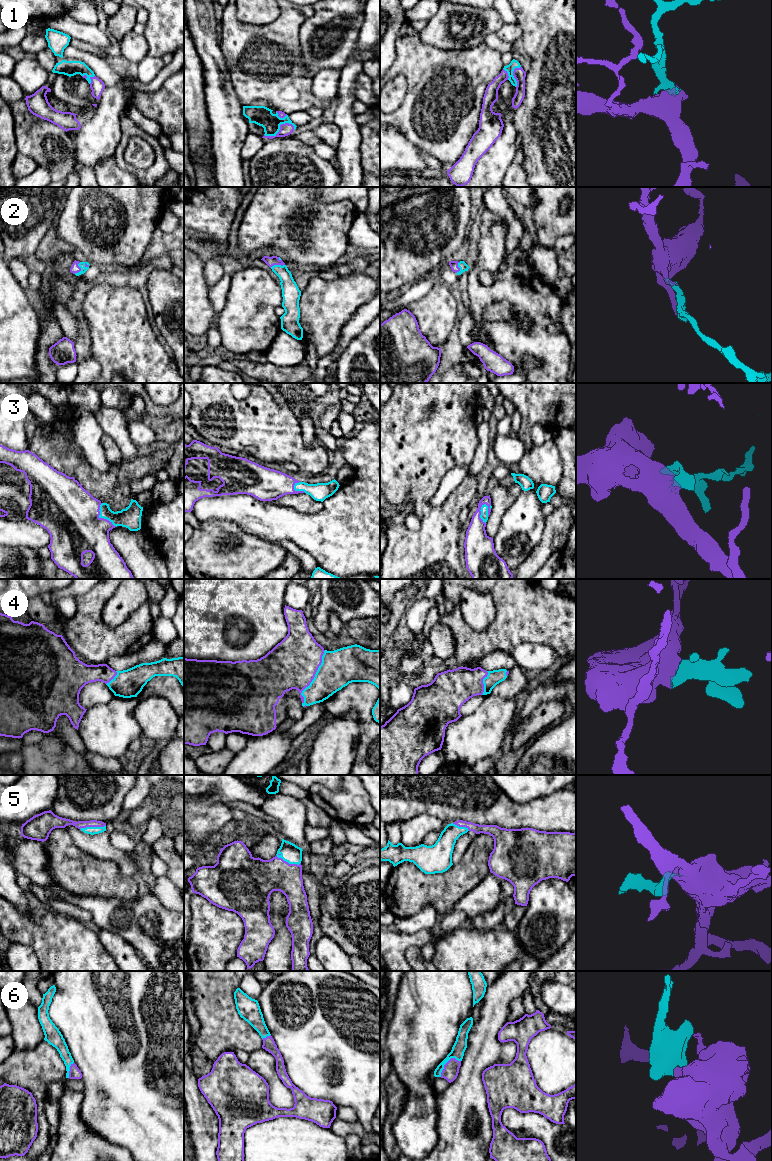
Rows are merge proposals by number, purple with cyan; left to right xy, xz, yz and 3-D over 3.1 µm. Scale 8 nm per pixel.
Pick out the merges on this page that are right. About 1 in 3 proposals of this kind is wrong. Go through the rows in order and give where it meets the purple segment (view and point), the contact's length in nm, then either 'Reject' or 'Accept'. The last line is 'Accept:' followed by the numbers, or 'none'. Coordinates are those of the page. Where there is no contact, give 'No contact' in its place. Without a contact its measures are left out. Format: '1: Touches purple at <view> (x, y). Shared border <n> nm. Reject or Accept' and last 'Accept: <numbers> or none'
1: Touches purple at xz (280, 128). Shared border 260 nm. Accept
2: Touches purple at xy (80, 269). Shared border 110 nm. Accept
3: Touches purple at yz (480, 513). Shared border 170 nm. Accept
4: Touches purple at xz (314, 676). Shared border 480 nm. Accept
5: Touches purple at xz (287, 862). Shared border 220 nm. Accept
6: Touches purple at yz (446, 1063). Shared border 220 nm. Accept
Accept: 1, 2, 3, 4, 5, 6

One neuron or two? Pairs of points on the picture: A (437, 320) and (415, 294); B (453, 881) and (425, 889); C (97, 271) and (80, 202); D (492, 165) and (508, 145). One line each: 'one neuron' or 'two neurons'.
A: two neurons
B: one neuron
C: two neurons
D: one neuron

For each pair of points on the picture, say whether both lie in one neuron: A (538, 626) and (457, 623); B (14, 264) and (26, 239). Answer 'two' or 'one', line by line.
A: one
B: two

